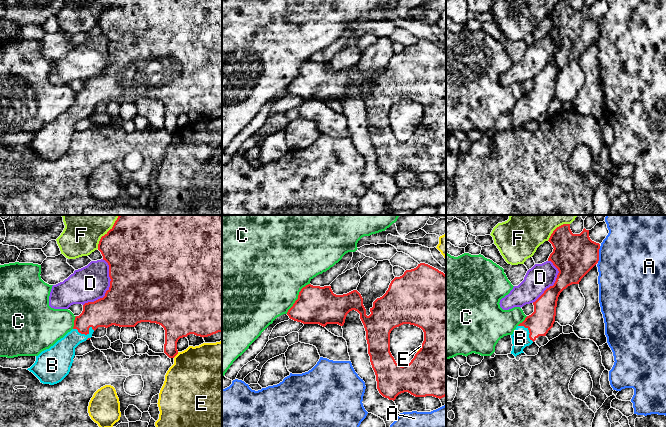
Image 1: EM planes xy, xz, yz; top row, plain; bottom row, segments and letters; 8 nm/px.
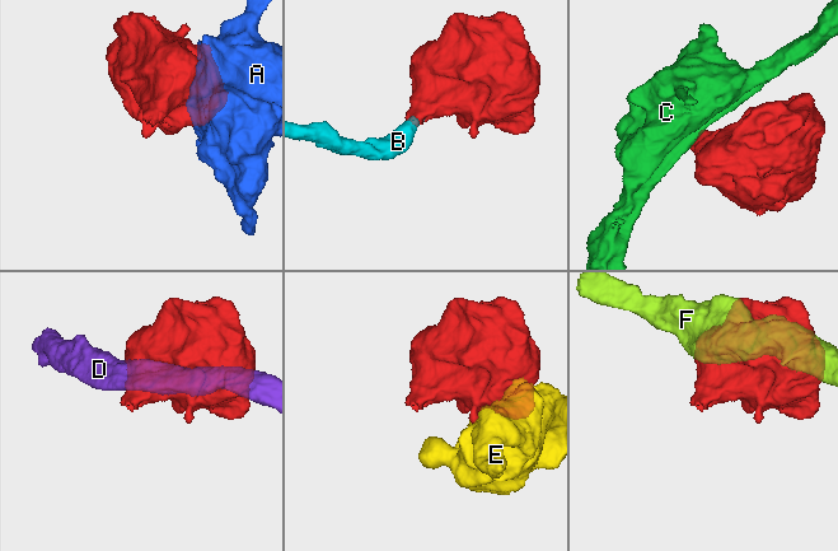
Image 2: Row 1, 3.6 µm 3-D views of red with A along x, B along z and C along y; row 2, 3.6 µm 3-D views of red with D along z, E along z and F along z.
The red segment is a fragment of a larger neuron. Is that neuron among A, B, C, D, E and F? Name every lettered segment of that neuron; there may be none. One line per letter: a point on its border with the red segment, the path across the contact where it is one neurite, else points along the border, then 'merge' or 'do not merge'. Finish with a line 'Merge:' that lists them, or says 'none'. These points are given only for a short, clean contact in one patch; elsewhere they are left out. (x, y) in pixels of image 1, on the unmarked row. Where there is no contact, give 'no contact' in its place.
A: yz (598, 30) | do not merge
B: xy (85, 110) | across xy (104, 88), (85, 110), (80, 110), (61, 130) | merge
C: xz (298, 73) | along xz (309, 59), (301, 65), (298, 74), (286, 89) | do not merge
D: xy (109, 64) | do not merge
E: xy (175, 131) | do not merge
F: xy (102, 12) | do not merge
Merge: B

